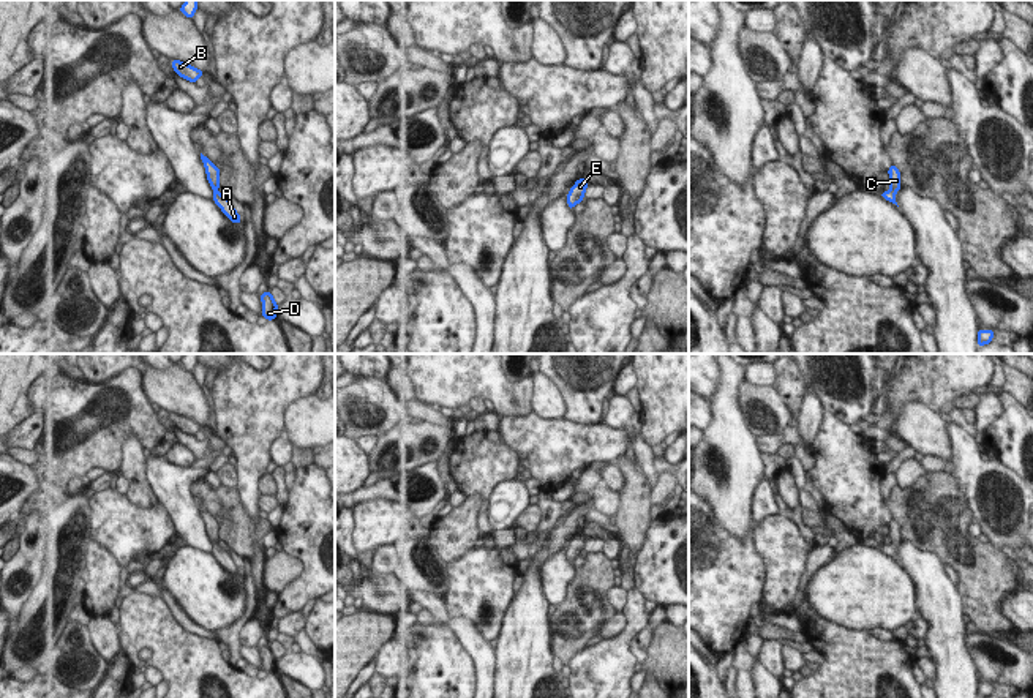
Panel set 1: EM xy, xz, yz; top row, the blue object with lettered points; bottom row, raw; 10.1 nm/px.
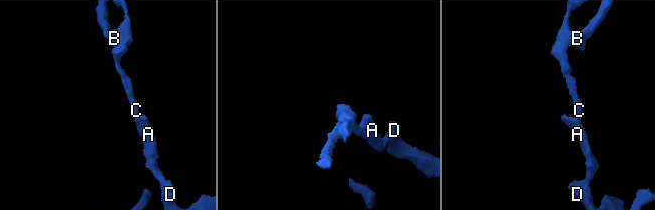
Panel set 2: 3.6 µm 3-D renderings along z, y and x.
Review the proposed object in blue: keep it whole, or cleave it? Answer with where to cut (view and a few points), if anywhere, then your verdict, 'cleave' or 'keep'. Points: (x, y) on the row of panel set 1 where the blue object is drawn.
no cut; keep

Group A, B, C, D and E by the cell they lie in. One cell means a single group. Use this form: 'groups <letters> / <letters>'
groups A B C D E

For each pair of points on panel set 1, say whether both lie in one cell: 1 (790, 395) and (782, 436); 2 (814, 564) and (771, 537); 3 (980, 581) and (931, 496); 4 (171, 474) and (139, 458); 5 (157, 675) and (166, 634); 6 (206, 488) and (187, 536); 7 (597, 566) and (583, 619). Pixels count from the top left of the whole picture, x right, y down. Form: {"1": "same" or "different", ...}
{"1": "same", "2": "different", "3": "same", "4": "different", "5": "different", "6": "different", "7": "same"}

